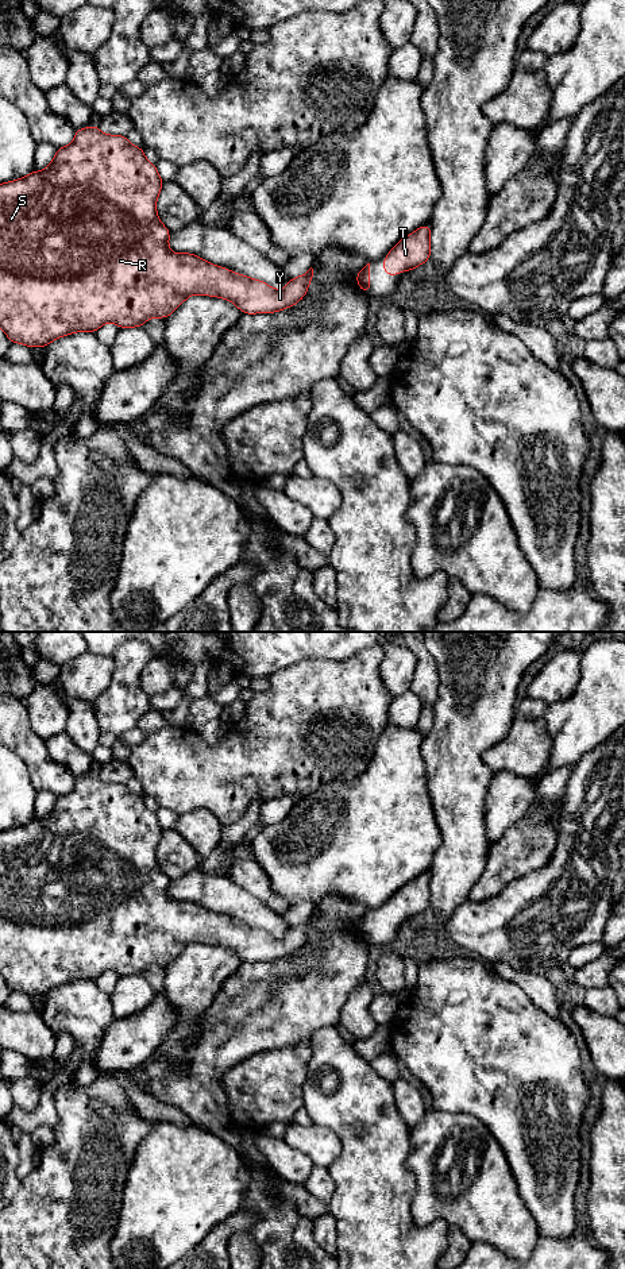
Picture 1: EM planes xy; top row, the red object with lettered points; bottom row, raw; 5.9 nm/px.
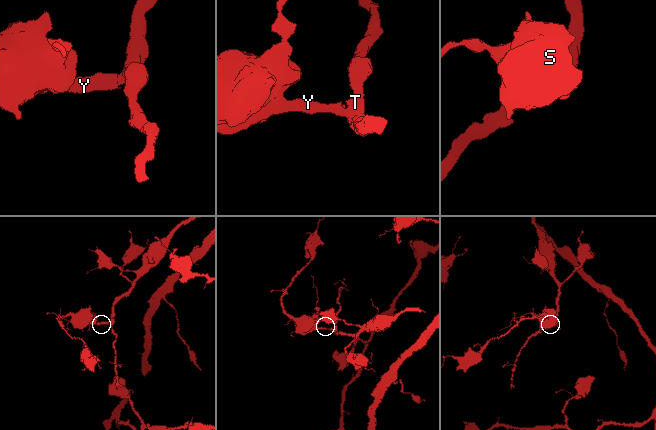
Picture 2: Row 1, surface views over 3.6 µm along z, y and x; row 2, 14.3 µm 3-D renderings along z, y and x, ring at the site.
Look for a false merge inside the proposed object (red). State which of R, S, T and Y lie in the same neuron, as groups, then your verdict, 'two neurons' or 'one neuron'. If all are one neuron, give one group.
groups R S T Y; one neuron

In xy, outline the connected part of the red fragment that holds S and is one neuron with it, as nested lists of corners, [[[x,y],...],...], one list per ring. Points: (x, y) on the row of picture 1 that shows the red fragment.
[[[97,126],[76,130],[74,140],[59,147],[51,163],[39,171],[0,184],[0,328],[11,343],[20,343],[30,348],[47,347],[53,340],[73,332],[96,332],[105,323],[115,323],[120,328],[142,327],[151,317],[166,319],[193,294],[213,296],[234,302],[242,313],[274,313],[296,305],[305,297],[313,277],[310,267],[304,275],[292,278],[282,290],[275,290],[263,281],[254,279],[225,267],[216,266],[189,252],[173,254],[169,250],[170,231],[161,223],[157,213],[157,198],[163,181],[157,166],[148,162],[142,147],[132,146],[126,135],[103,134]]]

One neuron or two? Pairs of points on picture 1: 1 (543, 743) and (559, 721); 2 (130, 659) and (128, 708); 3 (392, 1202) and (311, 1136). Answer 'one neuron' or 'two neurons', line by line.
1: two neurons
2: one neuron
3: two neurons

